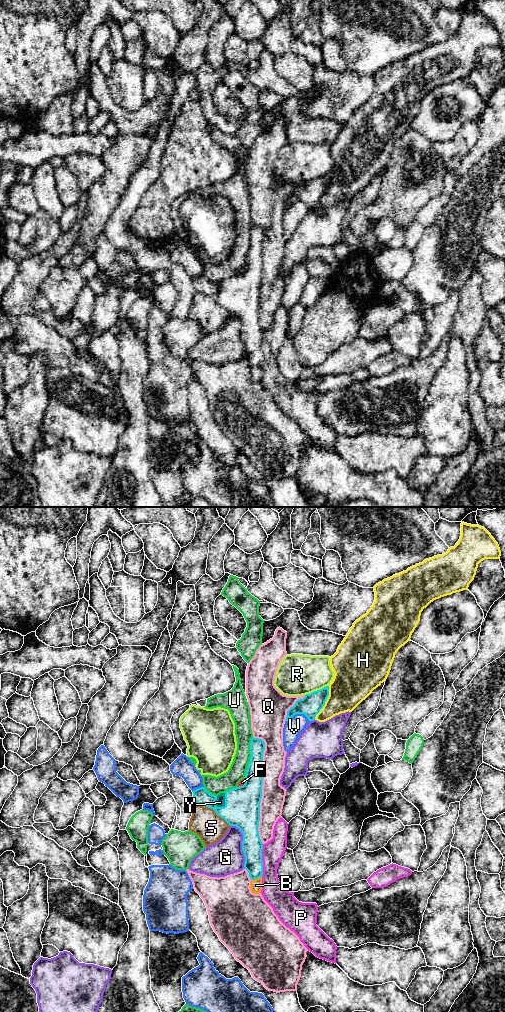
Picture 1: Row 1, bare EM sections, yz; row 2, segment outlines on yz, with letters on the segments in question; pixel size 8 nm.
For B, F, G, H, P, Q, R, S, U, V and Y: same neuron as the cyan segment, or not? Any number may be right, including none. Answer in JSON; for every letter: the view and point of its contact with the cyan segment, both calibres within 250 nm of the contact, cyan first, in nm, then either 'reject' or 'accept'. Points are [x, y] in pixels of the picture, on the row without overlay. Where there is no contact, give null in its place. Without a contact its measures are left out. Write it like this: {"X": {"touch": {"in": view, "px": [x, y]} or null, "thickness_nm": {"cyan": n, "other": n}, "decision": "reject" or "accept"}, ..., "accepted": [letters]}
{"B": {"touch": {"in": "yz", "px": [256, 366]}, "thickness_nm": {"cyan": 160, "other": 100}, "decision": "reject"}, "F": {"touch": {"in": "yz", "px": [244, 272]}, "thickness_nm": {"cyan": 280, "other": 50}, "decision": "reject"}, "G": {"touch": {"in": "yz", "px": [242, 332]}, "thickness_nm": {"cyan": 260, "other": 280}, "decision": "reject"}, "H": {"touch": {"in": "yz", "px": [325, 189]}, "thickness_nm": {"cyan": 170, "other": 300}, "decision": "reject"}, "P": {"touch": {"in": "yz", "px": [261, 348]}, "thickness_nm": {"cyan": 170, "other": 170}, "decision": "reject"}, "Q": {"touch": {"in": "yz", "px": [261, 275]}, "thickness_nm": {"cyan": 280, "other": 190}, "decision": "reject"}, "R": {"touch": {"in": "yz", "px": [317, 178]}, "thickness_nm": {"cyan": 170, "other": 320}, "decision": "reject"}, "S": {"touch": {"in": "yz", "px": [213, 297]}, "thickness_nm": {"cyan": 280, "other": 240}, "decision": "reject"}, "U": {"touch": {"in": "yz", "px": [251, 245]}, "thickness_nm": {"cyan": 150, "other": 140}, "decision": "reject"}, "V": {"touch": {"in": "yz", "px": [297, 201]}, "thickness_nm": {"cyan": 170, "other": 150}, "decision": "reject"}, "Y": {"touch": {"in": "yz", "px": [225, 291]}, "thickness_nm": {"cyan": 280, "other": 80}, "decision": "accept"}, "accepted": ["Y"]}

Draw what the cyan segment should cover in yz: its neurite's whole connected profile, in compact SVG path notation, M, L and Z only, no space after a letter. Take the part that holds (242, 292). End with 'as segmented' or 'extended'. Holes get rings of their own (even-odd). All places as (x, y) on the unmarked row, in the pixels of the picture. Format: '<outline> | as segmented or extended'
M253 225L250 231L251 246L243 274L230 277L218 284L210 282L204 275L192 279L197 292L213 297L230 314L236 314L242 320L244 357L248 359L251 368L258 367L263 362L263 331L258 315L262 286L264 238L264 229Z | extended

